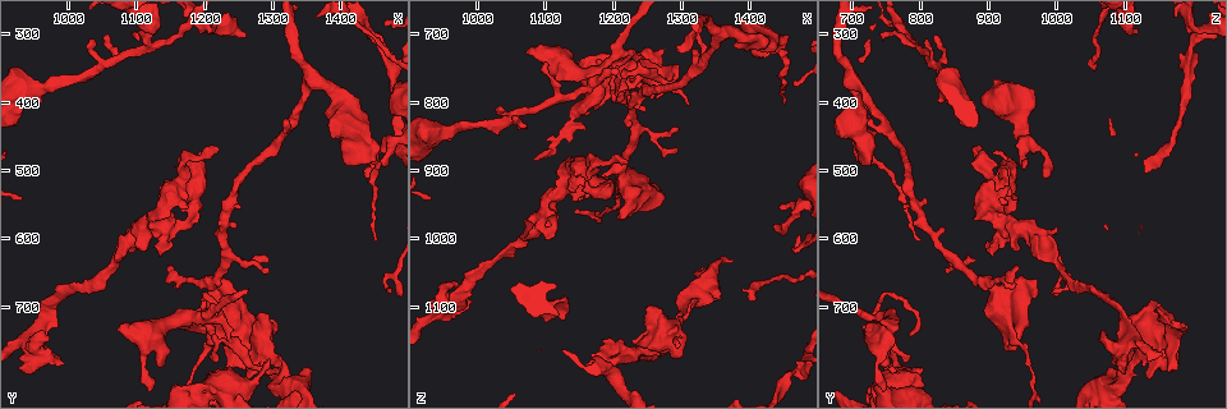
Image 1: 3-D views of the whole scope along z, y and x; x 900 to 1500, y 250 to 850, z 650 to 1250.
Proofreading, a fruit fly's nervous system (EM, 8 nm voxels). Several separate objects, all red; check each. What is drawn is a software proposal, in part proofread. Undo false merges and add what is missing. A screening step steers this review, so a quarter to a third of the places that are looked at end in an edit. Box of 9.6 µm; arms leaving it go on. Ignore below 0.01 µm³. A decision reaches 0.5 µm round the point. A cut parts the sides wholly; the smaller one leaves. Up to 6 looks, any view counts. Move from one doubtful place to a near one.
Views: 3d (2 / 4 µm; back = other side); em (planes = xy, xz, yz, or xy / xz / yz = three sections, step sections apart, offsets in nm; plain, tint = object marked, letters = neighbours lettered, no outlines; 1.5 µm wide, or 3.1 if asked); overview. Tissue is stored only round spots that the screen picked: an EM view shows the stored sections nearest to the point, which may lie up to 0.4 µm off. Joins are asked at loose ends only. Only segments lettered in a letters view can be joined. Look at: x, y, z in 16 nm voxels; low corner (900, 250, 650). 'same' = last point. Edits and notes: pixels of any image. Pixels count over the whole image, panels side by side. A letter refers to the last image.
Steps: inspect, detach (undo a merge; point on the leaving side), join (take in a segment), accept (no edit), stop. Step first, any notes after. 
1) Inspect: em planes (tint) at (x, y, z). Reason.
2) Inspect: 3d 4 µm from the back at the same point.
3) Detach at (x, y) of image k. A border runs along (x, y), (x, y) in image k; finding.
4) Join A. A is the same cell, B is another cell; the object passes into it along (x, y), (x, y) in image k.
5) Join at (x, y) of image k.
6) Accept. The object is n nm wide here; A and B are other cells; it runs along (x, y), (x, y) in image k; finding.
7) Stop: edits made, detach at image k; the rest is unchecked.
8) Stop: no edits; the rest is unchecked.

Inspect: em xz step 4 (letters) at (1200, 285, 1200). Sharp bend.

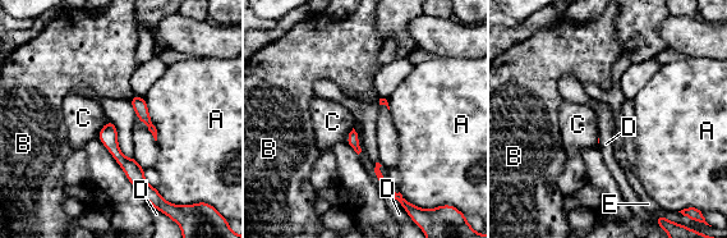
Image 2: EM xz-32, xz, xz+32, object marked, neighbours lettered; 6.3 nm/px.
Accept. A, B, C, D and E are other cells; a border runs along (97, 138), (132, 186), (146, 198) in image 2; continuous, no second neuron.

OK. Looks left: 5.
Inspect: 3d 2 µm at (1215, 470, 885). Branch stops here.

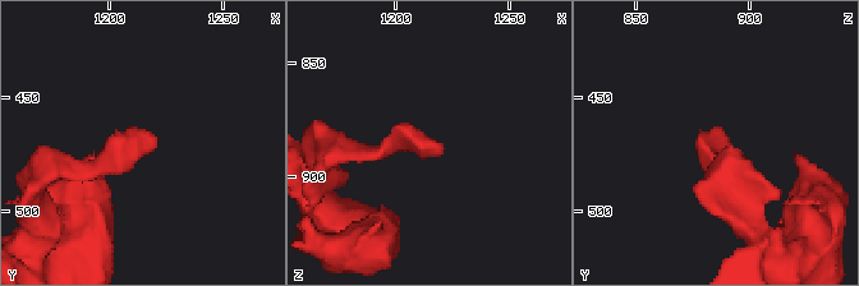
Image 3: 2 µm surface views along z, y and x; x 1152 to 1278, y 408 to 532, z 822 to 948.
Inspect: em planes (letters) at (1220, 467, 887).

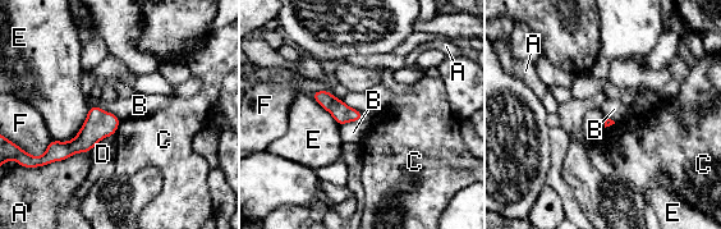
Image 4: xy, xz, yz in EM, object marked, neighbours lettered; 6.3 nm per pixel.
Accept. A, B, C, D, E and F are other cells; a border runs along (363, 113), (358, 120), (340, 126) in image 4; none of them fits.

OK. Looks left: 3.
Inspect: em xy step 8 (tint) at (1290, 750, 1135). A narrow waist.

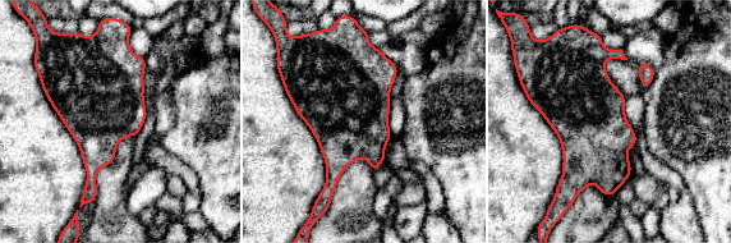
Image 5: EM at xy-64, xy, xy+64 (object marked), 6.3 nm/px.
Inspect: em planes (tint) at the same point. Another direction.

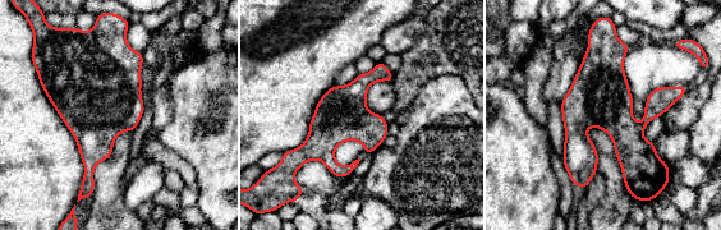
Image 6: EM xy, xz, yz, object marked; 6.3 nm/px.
Inspect: em planes (letters) at the same point. What lies round it.

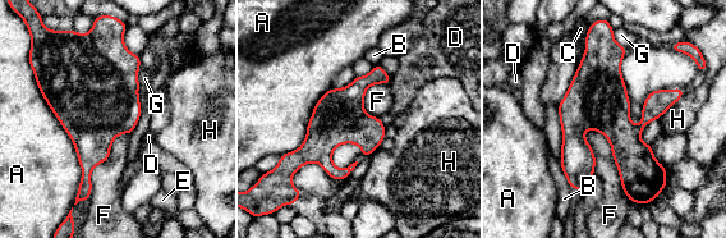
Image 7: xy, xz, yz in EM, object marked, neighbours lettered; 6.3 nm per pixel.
Accept. The longest contact is with A, 800 nm; A, B, C, D, E, F, G and H are other cells; a border runs along (584, 129), (609, 141), (626, 197) in image 7; all the same neuron.

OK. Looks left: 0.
Stop: no edits; the rest is unchecked.

